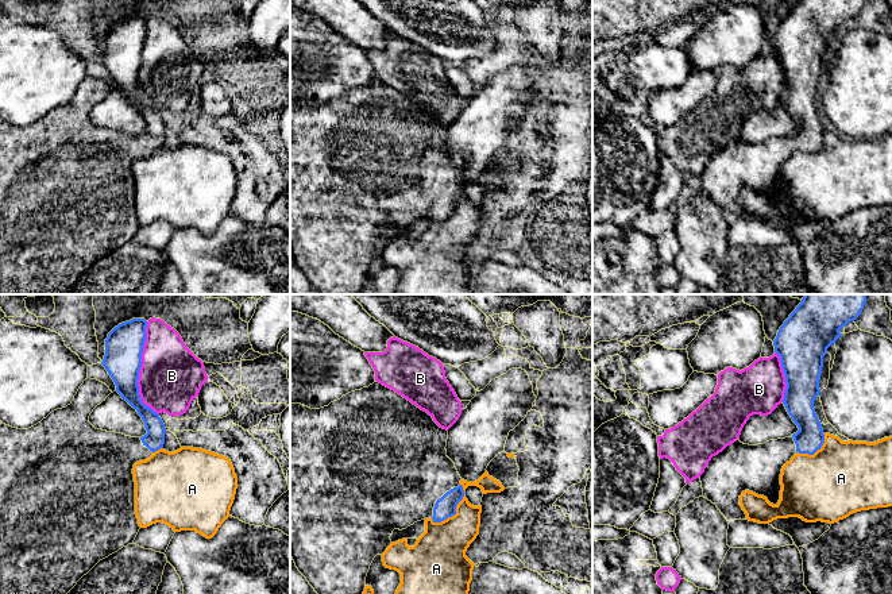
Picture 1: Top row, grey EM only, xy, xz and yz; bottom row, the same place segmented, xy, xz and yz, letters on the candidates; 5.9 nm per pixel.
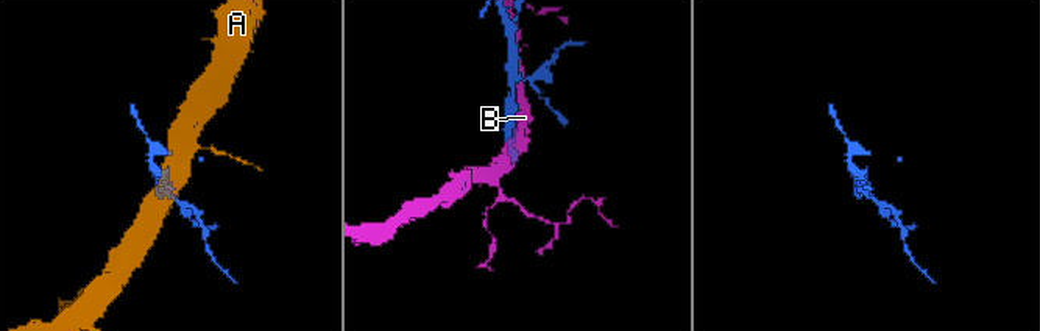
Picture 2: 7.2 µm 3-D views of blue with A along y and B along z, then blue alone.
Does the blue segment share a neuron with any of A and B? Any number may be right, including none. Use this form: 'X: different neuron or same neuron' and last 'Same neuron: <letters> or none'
A: different neuron
B: different neuron
Same neuron: none

